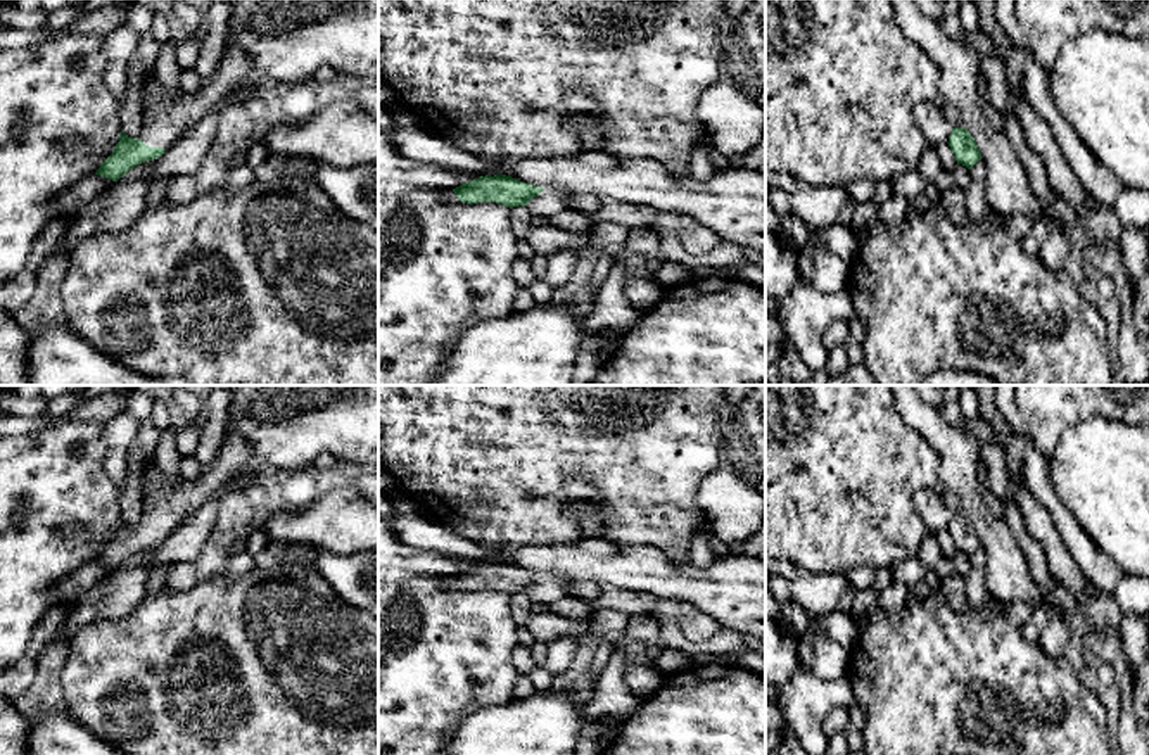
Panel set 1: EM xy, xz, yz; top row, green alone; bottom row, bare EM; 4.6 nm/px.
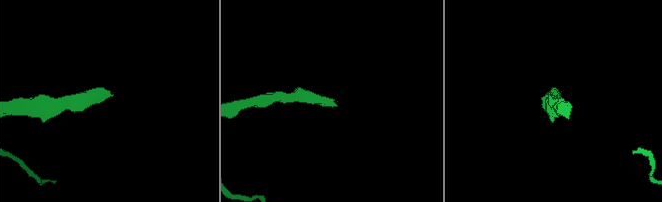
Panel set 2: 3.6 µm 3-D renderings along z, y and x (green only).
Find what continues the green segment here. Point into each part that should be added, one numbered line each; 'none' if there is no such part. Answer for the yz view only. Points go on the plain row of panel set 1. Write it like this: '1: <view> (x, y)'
1: yz (951, 500)

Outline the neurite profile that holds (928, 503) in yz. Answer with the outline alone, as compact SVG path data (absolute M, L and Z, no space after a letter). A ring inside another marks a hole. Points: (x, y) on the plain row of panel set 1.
M935 487L921 489L914 494L914 510L930 532L949 529L952 511L945 506L942 494Z

